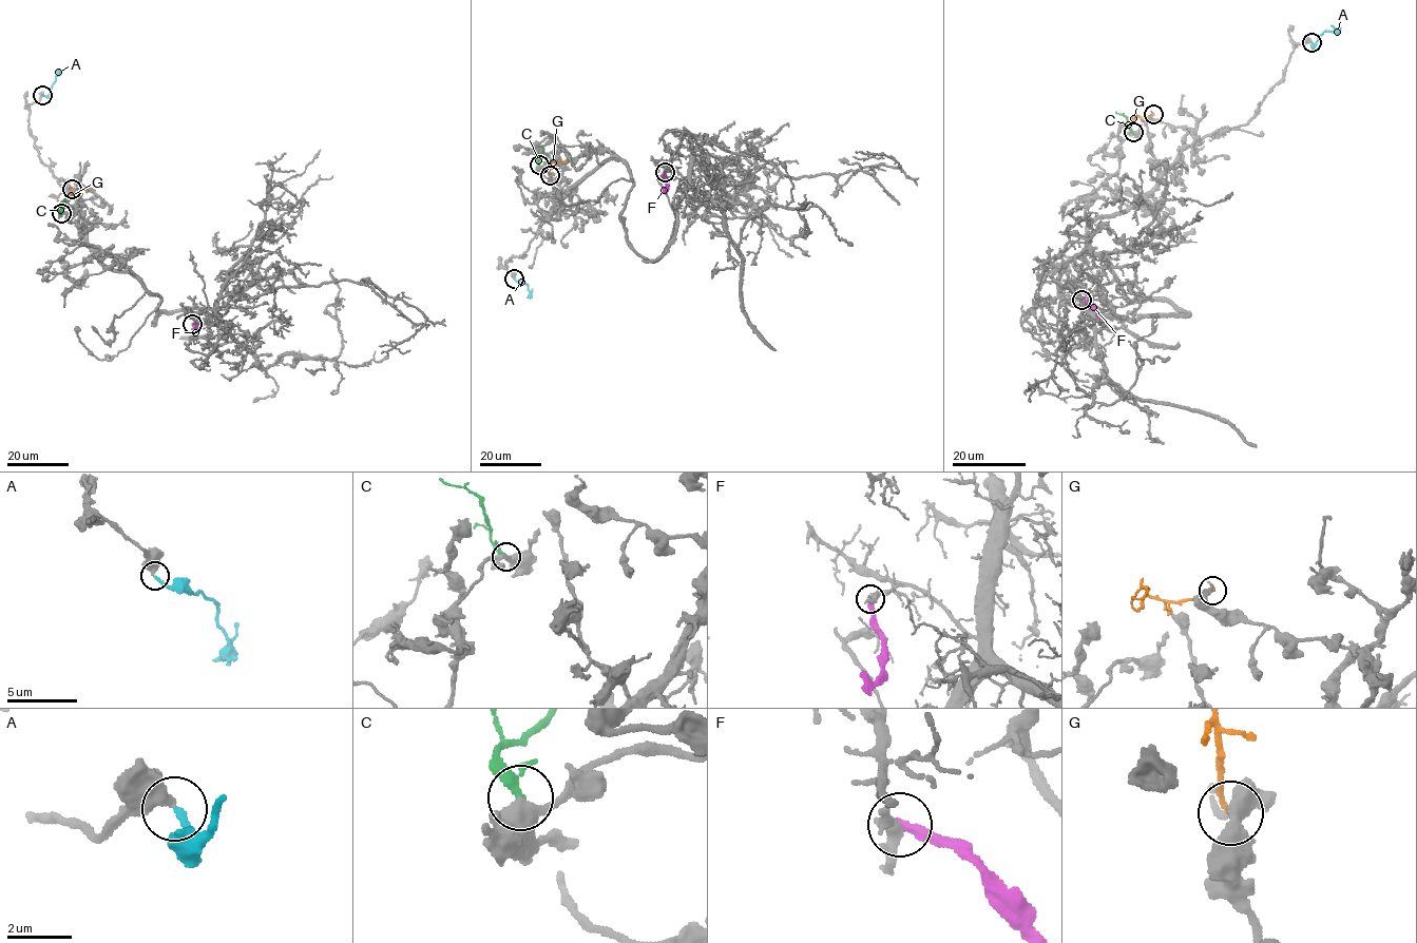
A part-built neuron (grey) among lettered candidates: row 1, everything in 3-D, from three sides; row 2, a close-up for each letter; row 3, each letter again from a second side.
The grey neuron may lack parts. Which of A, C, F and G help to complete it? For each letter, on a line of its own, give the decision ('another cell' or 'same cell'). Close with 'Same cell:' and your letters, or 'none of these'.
A: another cell
C: another cell
F: another cell
G: another cell
Same cell: none of these

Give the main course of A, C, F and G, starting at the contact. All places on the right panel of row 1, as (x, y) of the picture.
A: (1312, 42), (1313, 45), (1324, 32), (1336, 31), (1331, 25)
C: (1132, 132), (1127, 118), (1115, 112)
F: (1082, 299), (1089, 301), (1102, 319)
G: (1153, 114), (1134, 119), (1132, 118), (1135, 115), (1132, 115)

